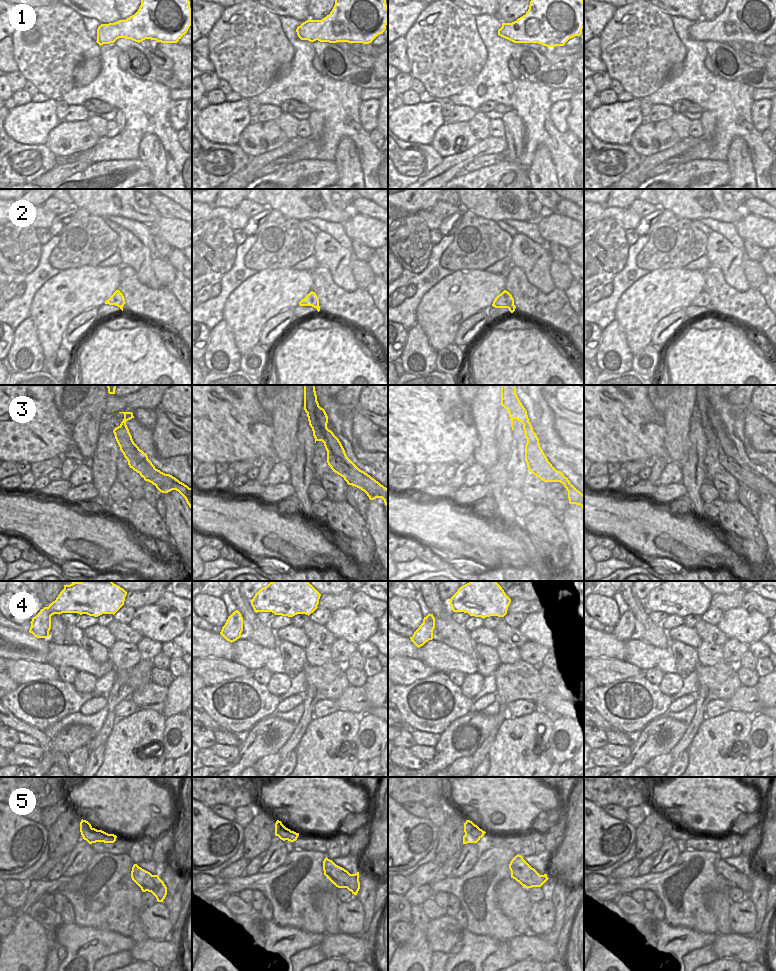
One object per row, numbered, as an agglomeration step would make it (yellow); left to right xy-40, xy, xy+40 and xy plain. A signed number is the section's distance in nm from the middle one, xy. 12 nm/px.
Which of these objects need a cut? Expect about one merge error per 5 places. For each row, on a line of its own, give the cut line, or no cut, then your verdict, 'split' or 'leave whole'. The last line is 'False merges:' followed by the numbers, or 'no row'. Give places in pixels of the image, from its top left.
1: no cut; leave whole
2: no cut; leave whole
3: no cut; leave whole
4: no cut; leave whole
5: no cut; leave whole
False merges: no row

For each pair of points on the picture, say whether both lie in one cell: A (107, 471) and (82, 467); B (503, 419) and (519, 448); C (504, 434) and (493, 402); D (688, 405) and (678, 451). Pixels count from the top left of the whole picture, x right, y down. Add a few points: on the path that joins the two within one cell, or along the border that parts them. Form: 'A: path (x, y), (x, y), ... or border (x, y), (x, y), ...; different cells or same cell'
A: border (88, 462), (91, 468), (92, 481); different cells
B: border (512, 430), (511, 455), (509, 457); different cells
C: border (501, 406), (498, 412), (495, 439); different cells
D: path (678, 416), (678, 440); same cell

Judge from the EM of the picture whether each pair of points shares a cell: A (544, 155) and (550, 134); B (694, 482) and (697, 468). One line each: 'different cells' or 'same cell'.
A: different cells
B: same cell

